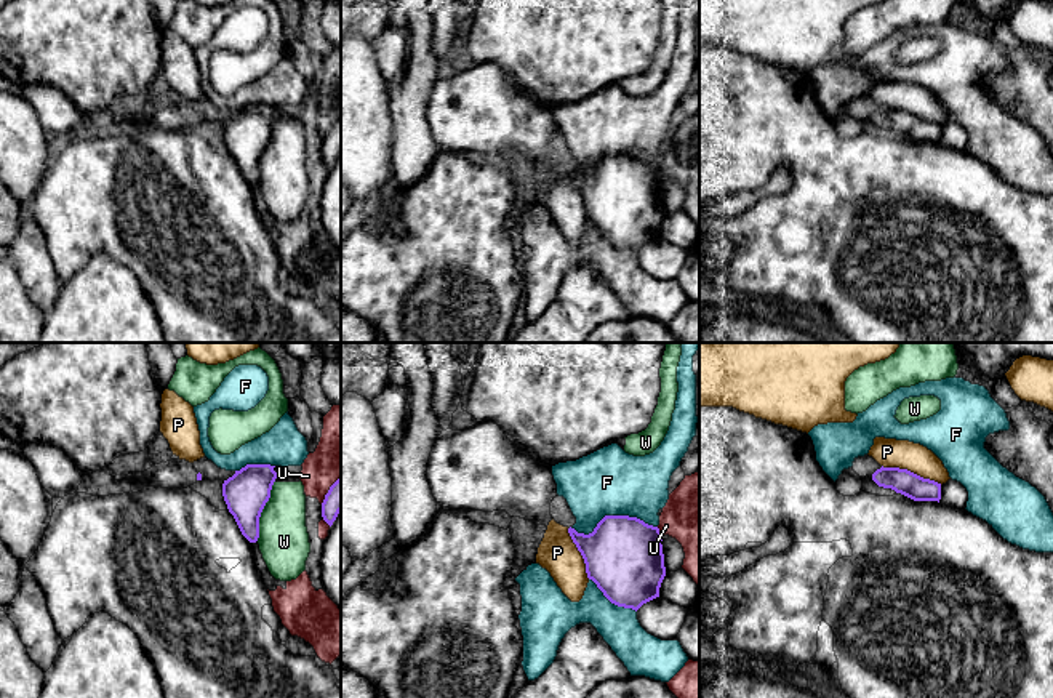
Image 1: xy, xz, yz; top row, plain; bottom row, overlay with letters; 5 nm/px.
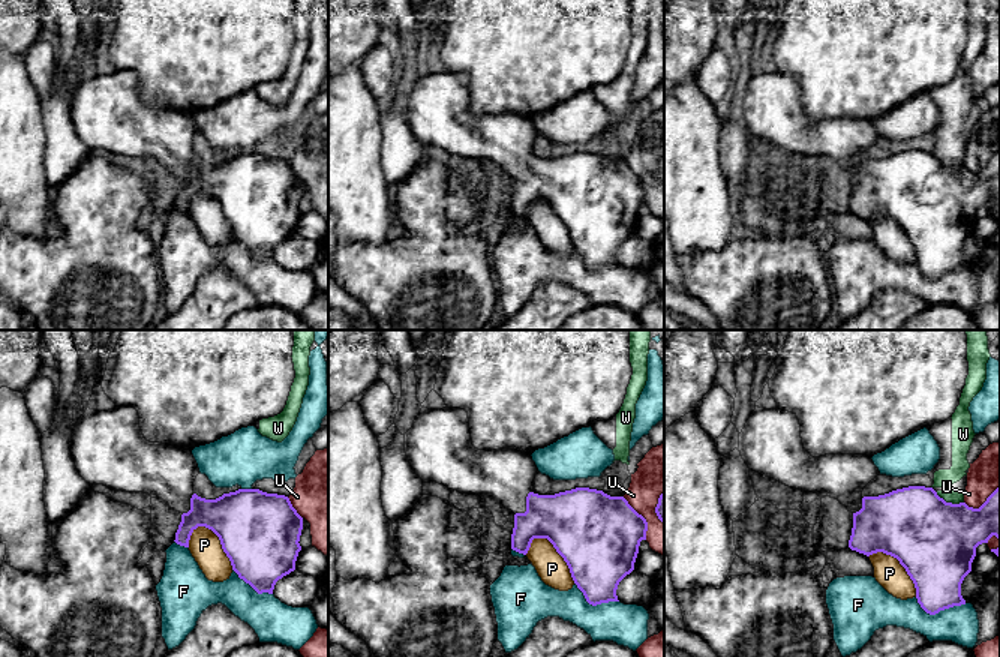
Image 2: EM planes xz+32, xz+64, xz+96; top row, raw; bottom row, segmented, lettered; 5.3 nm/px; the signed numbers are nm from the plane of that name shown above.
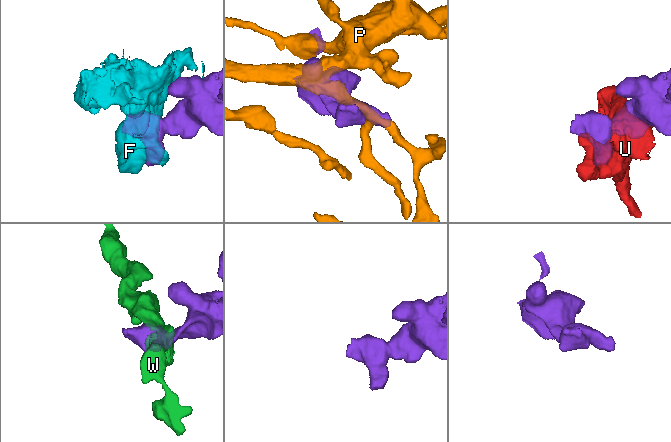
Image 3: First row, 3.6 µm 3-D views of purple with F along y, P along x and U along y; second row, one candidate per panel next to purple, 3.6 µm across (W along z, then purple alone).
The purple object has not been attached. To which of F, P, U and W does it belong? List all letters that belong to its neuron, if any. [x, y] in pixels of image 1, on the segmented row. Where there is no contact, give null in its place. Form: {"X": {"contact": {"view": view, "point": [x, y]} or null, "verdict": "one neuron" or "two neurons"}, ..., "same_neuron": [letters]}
{"F": {"contact": {"view": "xz", "point": [613, 516]}, "verdict": "two neurons"}, "P": {"contact": {"view": "yz", "point": [912, 473]}, "verdict": "two neurons"}, "U": {"contact": {"view": "xy", "point": [328, 490]}, "verdict": "two neurons"}, "W": {"contact": {"view": "xy", "point": [261, 511]}, "verdict": "two neurons"}, "same_neuron": []}

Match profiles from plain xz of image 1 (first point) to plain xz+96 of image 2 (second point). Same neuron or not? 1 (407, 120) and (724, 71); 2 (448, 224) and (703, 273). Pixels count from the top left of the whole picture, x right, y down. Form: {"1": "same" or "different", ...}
{"1": "different", "2": "same"}

